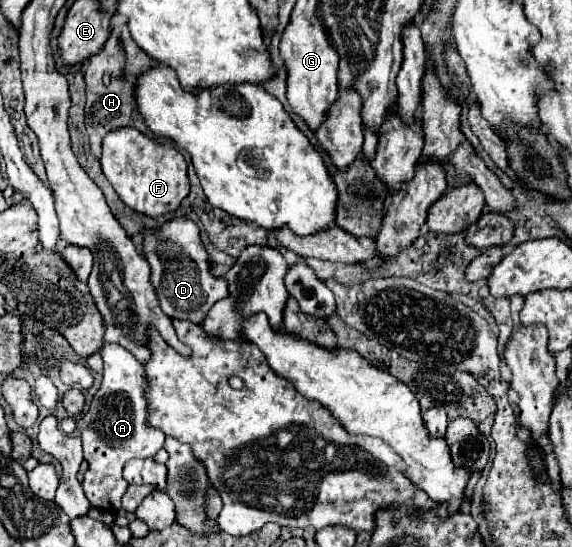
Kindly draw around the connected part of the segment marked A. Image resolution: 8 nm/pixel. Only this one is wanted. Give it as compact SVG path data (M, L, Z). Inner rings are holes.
M104 343L98 351L104 361L104 379L96 395L92 397L88 413L78 421L82 433L84 459L88 461L88 471L84 473L84 495L86 499L104 511L118 511L120 499L128 489L126 479L122 477L122 467L128 459L150 459L162 445L166 435L148 425L148 399L146 391L150 387L144 367L128 353L122 345Z

